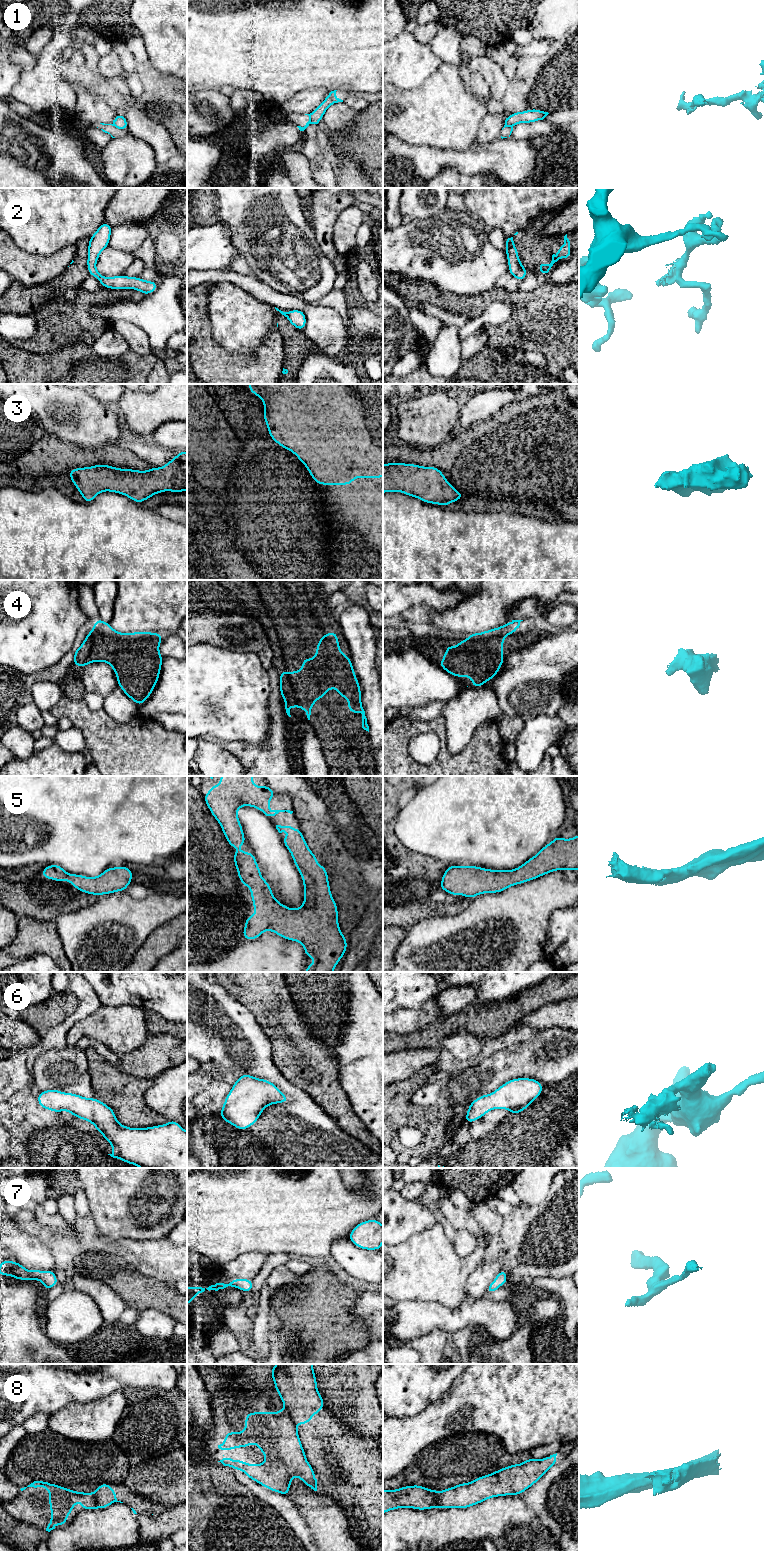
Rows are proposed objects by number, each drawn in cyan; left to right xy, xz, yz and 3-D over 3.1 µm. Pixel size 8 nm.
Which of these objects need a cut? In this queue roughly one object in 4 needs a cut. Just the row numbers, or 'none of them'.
1, 2, 8

